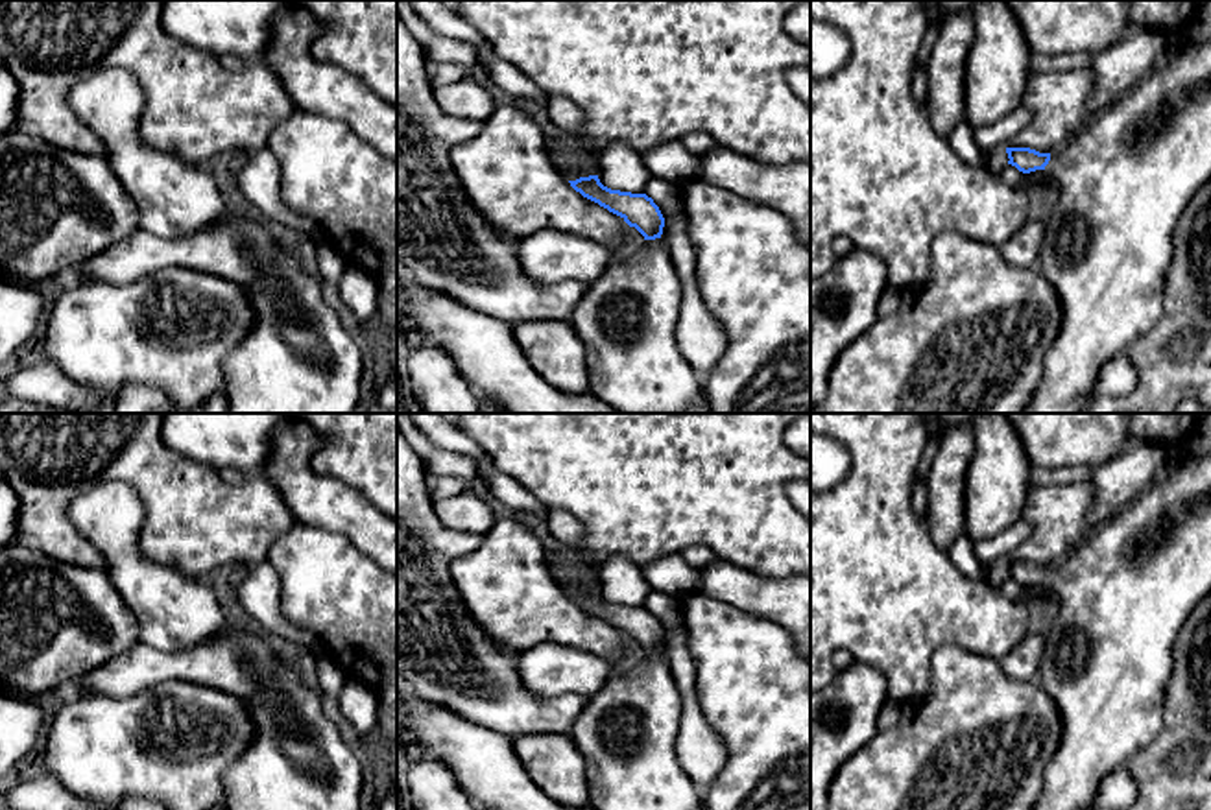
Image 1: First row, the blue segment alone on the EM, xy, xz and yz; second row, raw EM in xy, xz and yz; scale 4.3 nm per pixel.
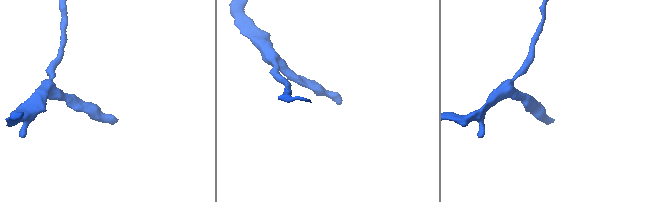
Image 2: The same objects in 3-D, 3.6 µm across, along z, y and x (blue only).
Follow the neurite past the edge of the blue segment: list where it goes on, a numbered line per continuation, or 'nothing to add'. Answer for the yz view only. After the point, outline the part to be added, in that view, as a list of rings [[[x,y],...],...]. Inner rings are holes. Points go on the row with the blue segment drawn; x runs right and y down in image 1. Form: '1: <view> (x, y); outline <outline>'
1: yz (1127, 178); outline [[[1211,39],[1185,46],[1109,107],[1089,113],[1084,129],[1061,151],[1050,153],[1045,172],[1060,183],[1060,199],[1045,223],[1037,269],[1060,297],[1061,327],[1025,413],[1080,413],[1093,400],[1104,363],[1159,321],[1172,234],[1191,197],[1211,179]]]

